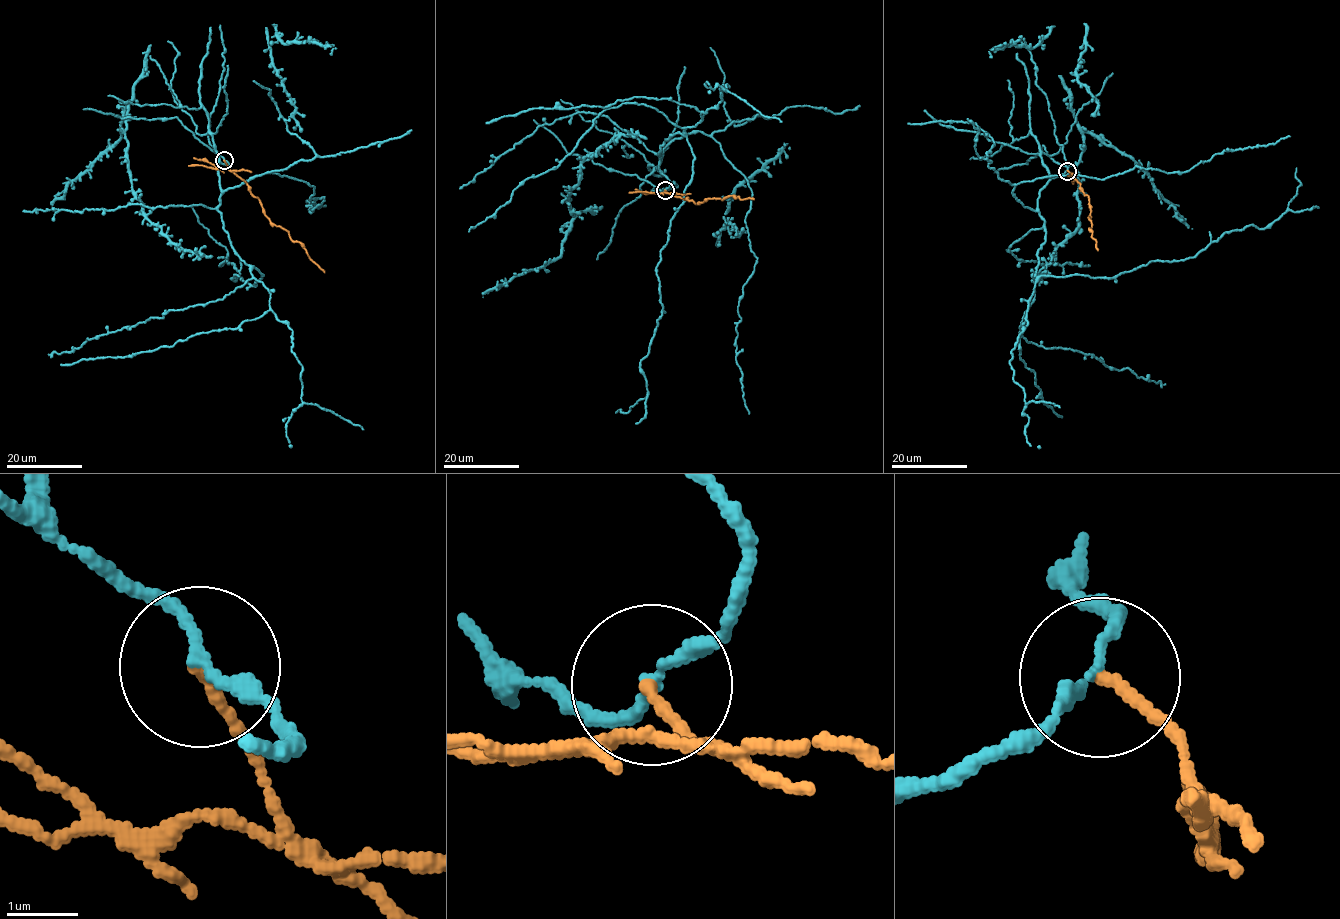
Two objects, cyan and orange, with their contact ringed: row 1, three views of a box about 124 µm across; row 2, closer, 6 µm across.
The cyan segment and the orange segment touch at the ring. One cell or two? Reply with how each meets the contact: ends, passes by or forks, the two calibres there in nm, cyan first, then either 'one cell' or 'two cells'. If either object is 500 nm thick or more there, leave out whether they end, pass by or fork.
cyan passes by; orange ends there; 150 nm thick on the cyan side, 160 nm on the other; two cells

